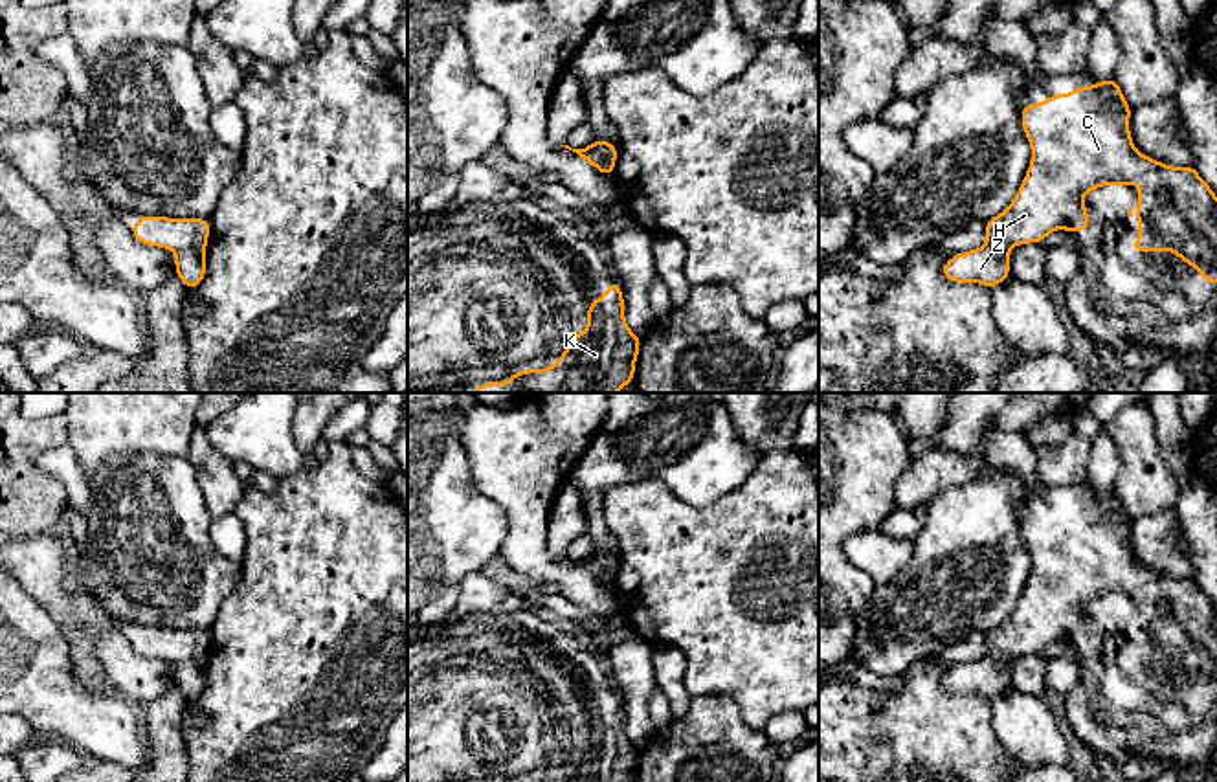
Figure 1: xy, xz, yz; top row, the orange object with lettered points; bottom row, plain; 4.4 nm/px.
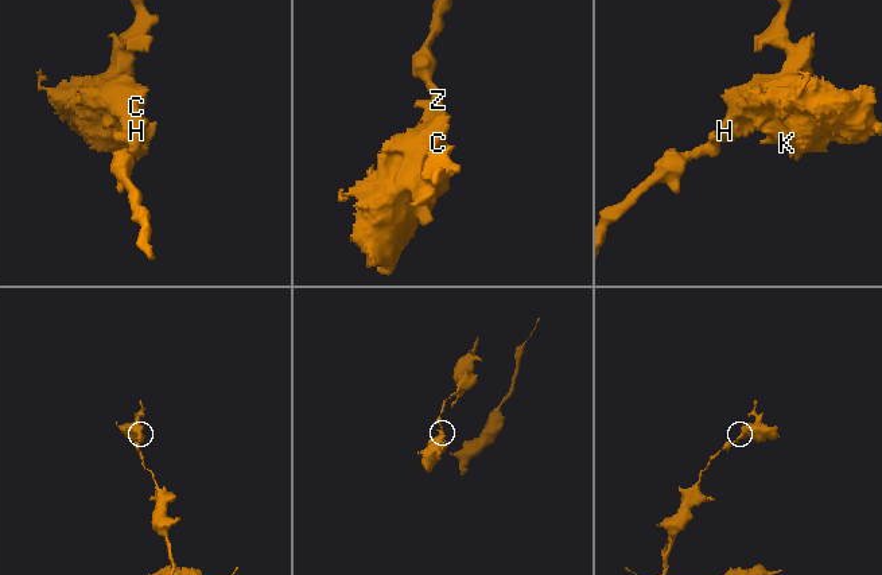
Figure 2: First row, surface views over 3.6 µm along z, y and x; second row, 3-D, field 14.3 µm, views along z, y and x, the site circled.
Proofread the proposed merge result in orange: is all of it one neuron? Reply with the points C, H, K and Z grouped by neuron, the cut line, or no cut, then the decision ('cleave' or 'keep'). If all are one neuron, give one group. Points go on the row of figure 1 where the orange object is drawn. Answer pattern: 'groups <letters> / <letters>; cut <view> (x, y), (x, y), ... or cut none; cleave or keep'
groups C H K / Z; cut xy (202, 250), (180, 250), (177, 254); cleave

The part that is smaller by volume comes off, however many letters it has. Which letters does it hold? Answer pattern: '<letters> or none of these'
C, H, K

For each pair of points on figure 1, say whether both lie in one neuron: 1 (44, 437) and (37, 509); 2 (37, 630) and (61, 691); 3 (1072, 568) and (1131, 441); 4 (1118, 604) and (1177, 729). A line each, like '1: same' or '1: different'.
1: same
2: same
3: different
4: same

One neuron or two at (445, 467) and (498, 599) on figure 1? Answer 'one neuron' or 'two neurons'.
two neurons

